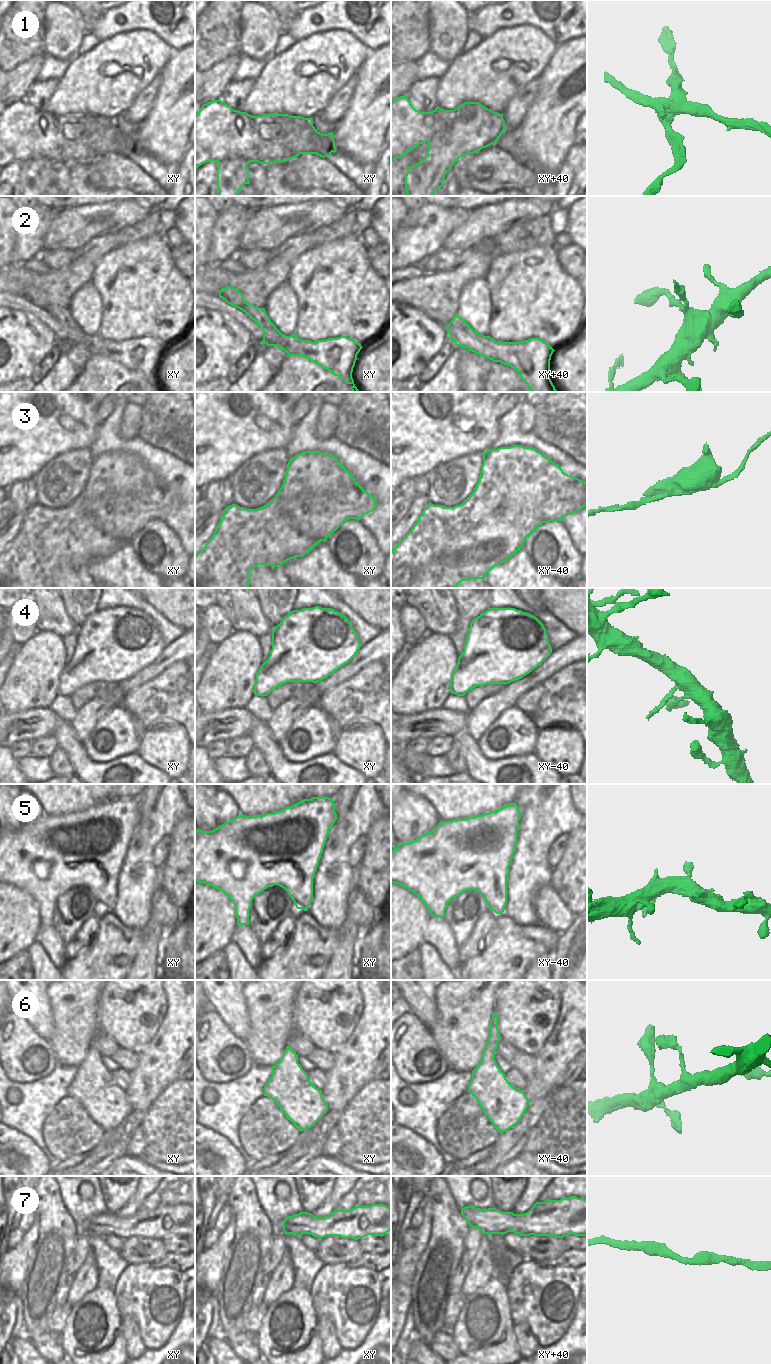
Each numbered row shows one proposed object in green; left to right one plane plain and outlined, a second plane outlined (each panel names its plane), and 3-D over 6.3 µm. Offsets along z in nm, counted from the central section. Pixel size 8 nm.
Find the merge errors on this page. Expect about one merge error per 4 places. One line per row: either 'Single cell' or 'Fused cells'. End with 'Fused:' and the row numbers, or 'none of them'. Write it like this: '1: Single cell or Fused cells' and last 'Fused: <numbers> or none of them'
1: Fused cells
2: Single cell
3: Fused cells
4: Single cell
5: Single cell
6: Single cell
7: Single cell
Fused: 1, 3.

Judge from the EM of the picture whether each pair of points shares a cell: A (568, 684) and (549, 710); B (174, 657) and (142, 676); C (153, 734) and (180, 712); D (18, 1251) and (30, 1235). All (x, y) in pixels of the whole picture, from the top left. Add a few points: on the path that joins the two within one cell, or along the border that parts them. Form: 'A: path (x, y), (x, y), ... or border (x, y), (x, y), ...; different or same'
A: path (564, 690), (553, 704); same
B: path (166, 659), (150, 671); same
C: border (184, 727), (176, 722), (161, 722), (146, 728); different
D: path (22, 1247), (29, 1239); same

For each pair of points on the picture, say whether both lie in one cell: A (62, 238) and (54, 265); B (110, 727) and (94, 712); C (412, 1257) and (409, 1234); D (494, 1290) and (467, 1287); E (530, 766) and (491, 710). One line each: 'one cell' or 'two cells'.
A: two cells
B: two cells
C: two cells
D: two cells
E: two cells

